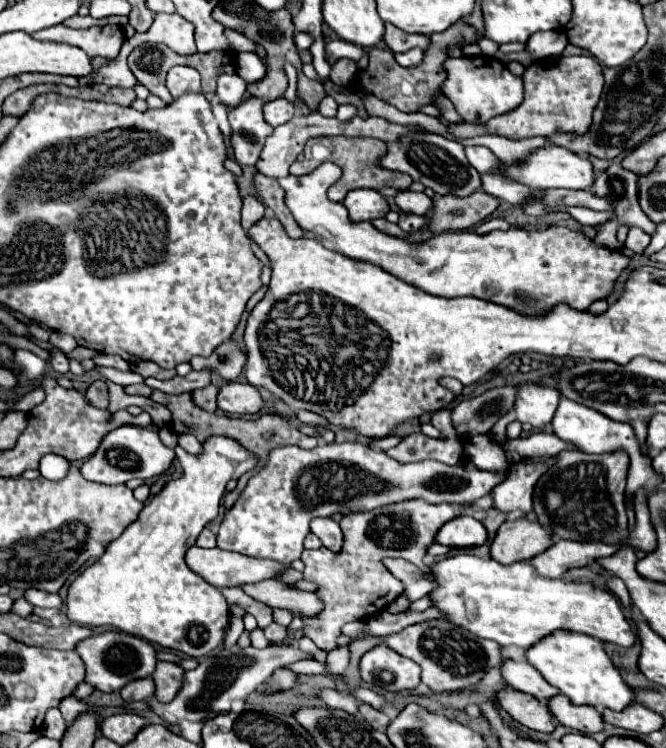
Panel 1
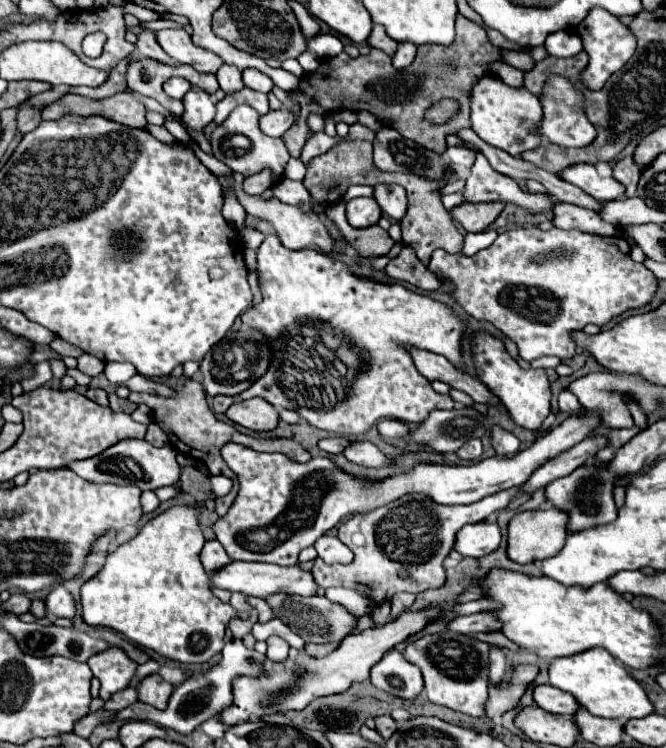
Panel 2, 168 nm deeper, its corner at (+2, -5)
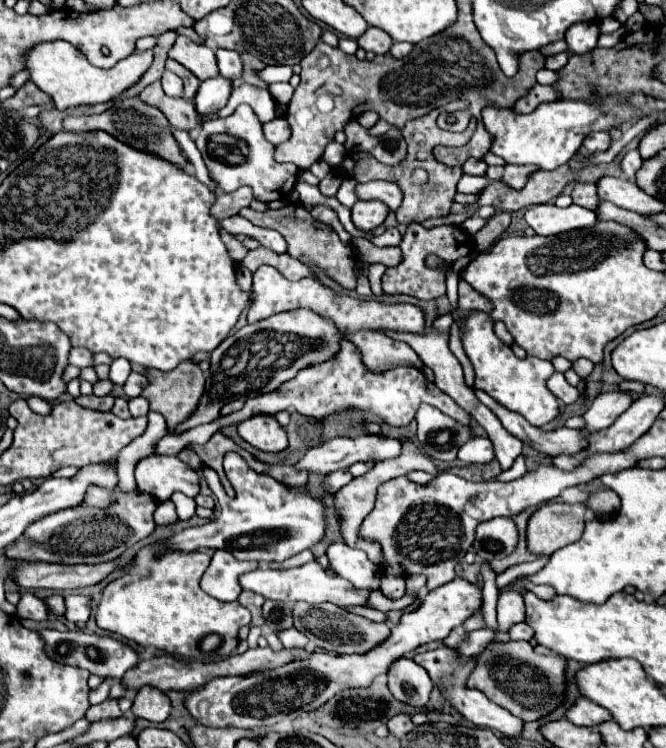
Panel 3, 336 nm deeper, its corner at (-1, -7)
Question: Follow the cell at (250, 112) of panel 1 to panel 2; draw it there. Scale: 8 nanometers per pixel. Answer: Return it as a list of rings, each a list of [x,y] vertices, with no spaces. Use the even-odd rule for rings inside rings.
[[[246,104],[234,108],[230,112],[230,116],[220,126],[216,126],[210,134],[212,156],[216,156],[230,170],[240,172],[242,176],[252,176],[252,174],[258,174],[262,170],[270,170],[272,172],[272,182],[276,184],[284,174],[284,168],[290,160],[290,154],[288,154],[282,138],[270,138],[258,128],[258,118],[260,116],[256,114],[256,110],[252,110]]]

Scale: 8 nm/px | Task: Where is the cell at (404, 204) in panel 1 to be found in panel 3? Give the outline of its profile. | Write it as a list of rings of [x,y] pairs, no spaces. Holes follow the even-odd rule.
[[[367,182],[367,184],[357,184],[357,196],[359,200],[379,200],[389,206],[391,212],[397,212],[399,204],[403,202],[403,192],[397,184],[393,182]]]

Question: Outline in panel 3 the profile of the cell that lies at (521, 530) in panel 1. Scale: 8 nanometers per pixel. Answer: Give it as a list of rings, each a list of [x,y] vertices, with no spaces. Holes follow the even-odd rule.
[[[543,504],[527,522],[527,550],[537,556],[551,556],[555,550],[573,544],[583,534],[585,504]]]

